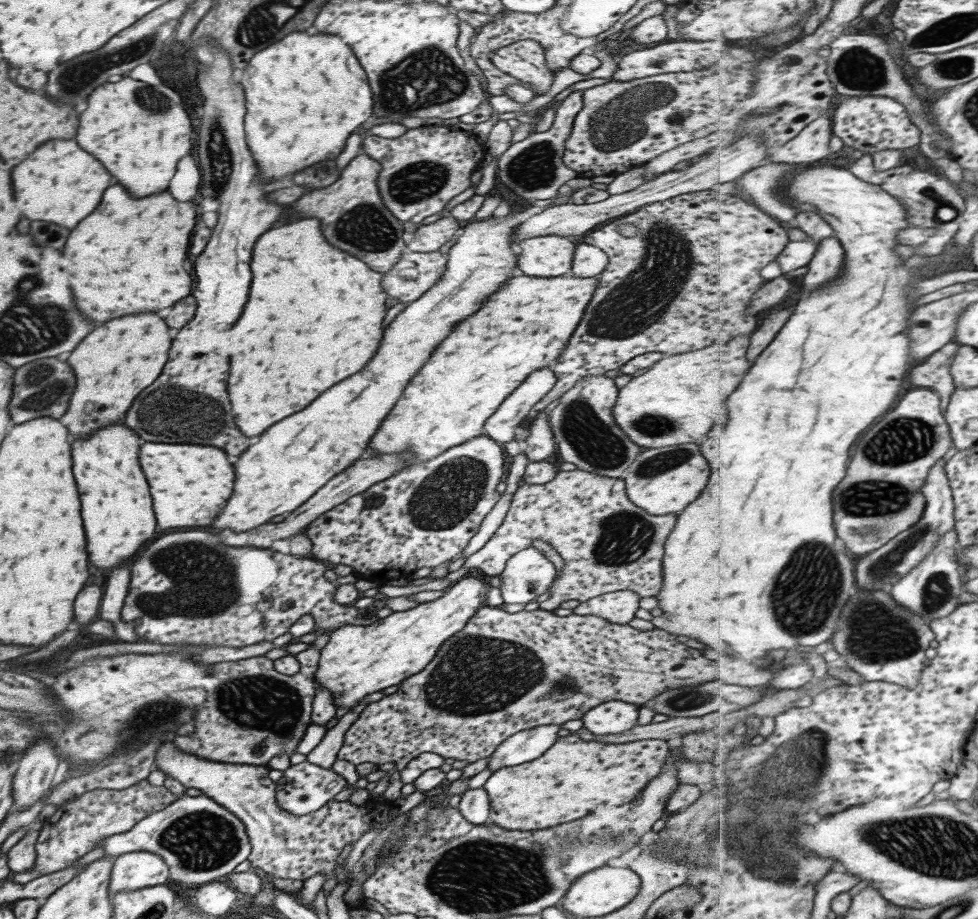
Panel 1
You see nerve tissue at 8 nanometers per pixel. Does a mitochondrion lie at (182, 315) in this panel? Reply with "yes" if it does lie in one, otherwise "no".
no

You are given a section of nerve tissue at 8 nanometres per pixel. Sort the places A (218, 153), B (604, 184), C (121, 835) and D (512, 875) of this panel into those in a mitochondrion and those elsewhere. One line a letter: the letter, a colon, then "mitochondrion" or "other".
A: mitochondrion
B: other
C: other
D: mitochondrion

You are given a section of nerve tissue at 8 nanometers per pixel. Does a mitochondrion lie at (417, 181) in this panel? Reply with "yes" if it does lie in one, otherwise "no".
yes

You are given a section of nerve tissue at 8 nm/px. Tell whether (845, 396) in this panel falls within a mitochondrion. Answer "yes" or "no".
no

